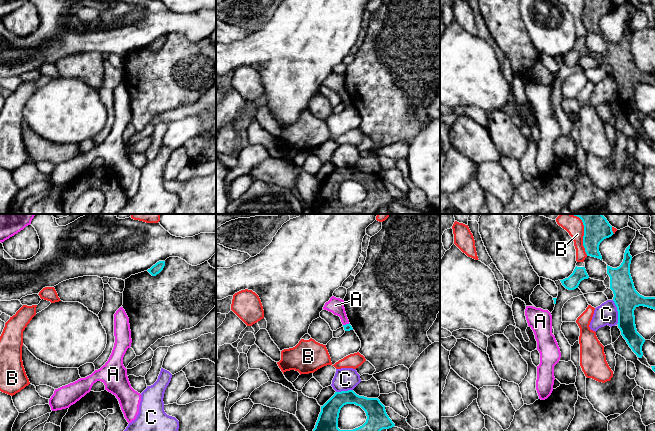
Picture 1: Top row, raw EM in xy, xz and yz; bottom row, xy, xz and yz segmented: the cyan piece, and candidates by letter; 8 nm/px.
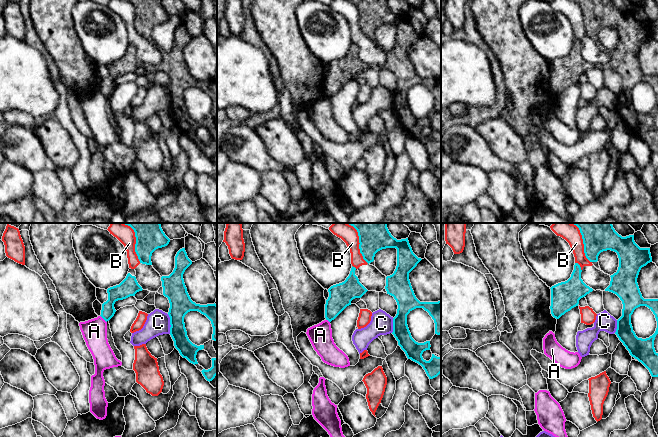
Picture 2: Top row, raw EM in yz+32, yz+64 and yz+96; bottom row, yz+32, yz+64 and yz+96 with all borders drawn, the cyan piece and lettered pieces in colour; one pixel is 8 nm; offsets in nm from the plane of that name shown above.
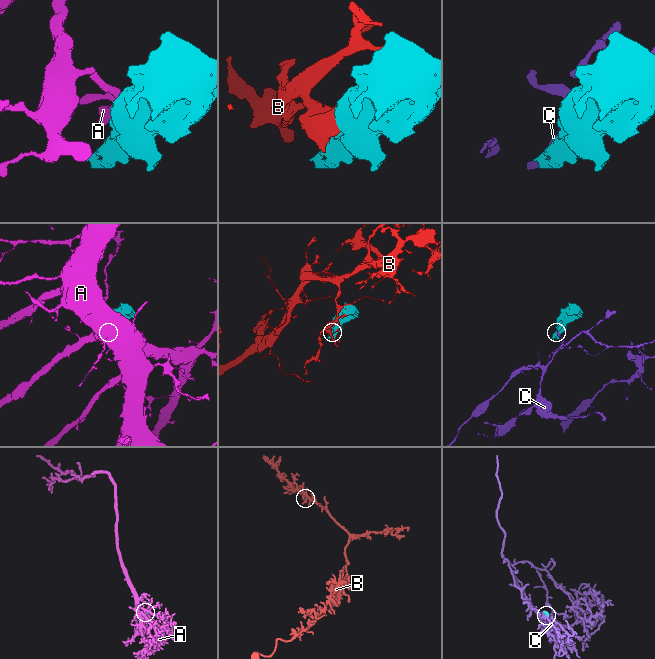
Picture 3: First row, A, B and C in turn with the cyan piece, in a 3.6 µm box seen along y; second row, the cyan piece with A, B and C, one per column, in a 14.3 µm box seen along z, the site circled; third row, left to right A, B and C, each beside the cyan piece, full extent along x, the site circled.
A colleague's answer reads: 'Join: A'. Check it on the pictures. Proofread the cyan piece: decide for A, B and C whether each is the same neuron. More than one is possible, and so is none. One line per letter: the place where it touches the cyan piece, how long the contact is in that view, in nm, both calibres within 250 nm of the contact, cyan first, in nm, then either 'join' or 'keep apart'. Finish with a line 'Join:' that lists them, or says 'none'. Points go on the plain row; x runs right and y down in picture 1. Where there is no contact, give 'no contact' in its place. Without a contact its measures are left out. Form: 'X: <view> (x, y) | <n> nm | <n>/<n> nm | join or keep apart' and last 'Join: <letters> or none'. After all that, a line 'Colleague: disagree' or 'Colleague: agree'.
A: xz (346, 100) | 60 nm | 60/130 nm | keep apart
B: yz (583, 16) | 260 nm | 170/120 nm | keep apart
C: yz (618, 88) | 200 nm | 200/180 nm | keep apart
Join: none
Colleague: disagree

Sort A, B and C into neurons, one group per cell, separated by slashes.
A / B / C

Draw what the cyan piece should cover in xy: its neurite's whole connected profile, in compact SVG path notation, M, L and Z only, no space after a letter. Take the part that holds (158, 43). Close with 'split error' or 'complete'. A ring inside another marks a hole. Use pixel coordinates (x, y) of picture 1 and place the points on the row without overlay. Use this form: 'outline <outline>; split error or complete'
outline M159 37L155 41L153 41L150 45L148 45L147 47L152 52L156 52L163 46L164 42L165 42L165 37Z; complete

